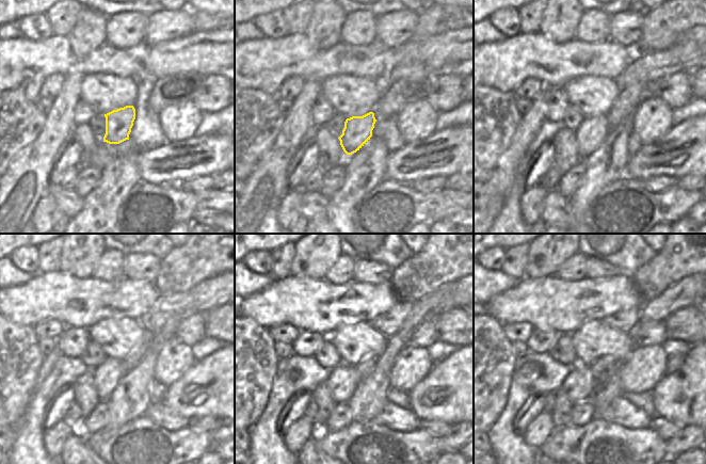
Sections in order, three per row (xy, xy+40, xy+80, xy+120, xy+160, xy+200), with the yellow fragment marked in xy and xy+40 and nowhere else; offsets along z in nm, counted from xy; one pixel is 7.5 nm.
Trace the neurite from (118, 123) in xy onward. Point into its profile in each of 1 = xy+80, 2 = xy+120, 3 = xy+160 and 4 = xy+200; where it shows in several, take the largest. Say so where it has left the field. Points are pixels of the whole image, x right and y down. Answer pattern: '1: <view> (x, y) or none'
1: xy+80 (590, 134)
2: xy+120 (107, 377)
3: xy+160 (342, 380)
4: xy+200 (578, 386)

